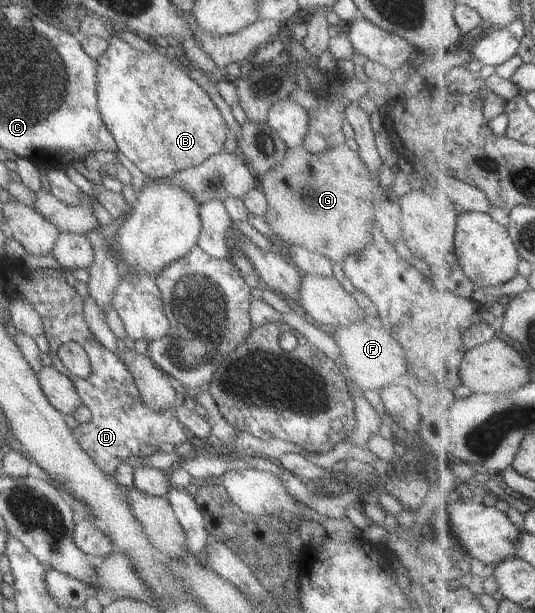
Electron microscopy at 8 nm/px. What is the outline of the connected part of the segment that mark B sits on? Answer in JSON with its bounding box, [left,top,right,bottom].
[95,36,230,179]

